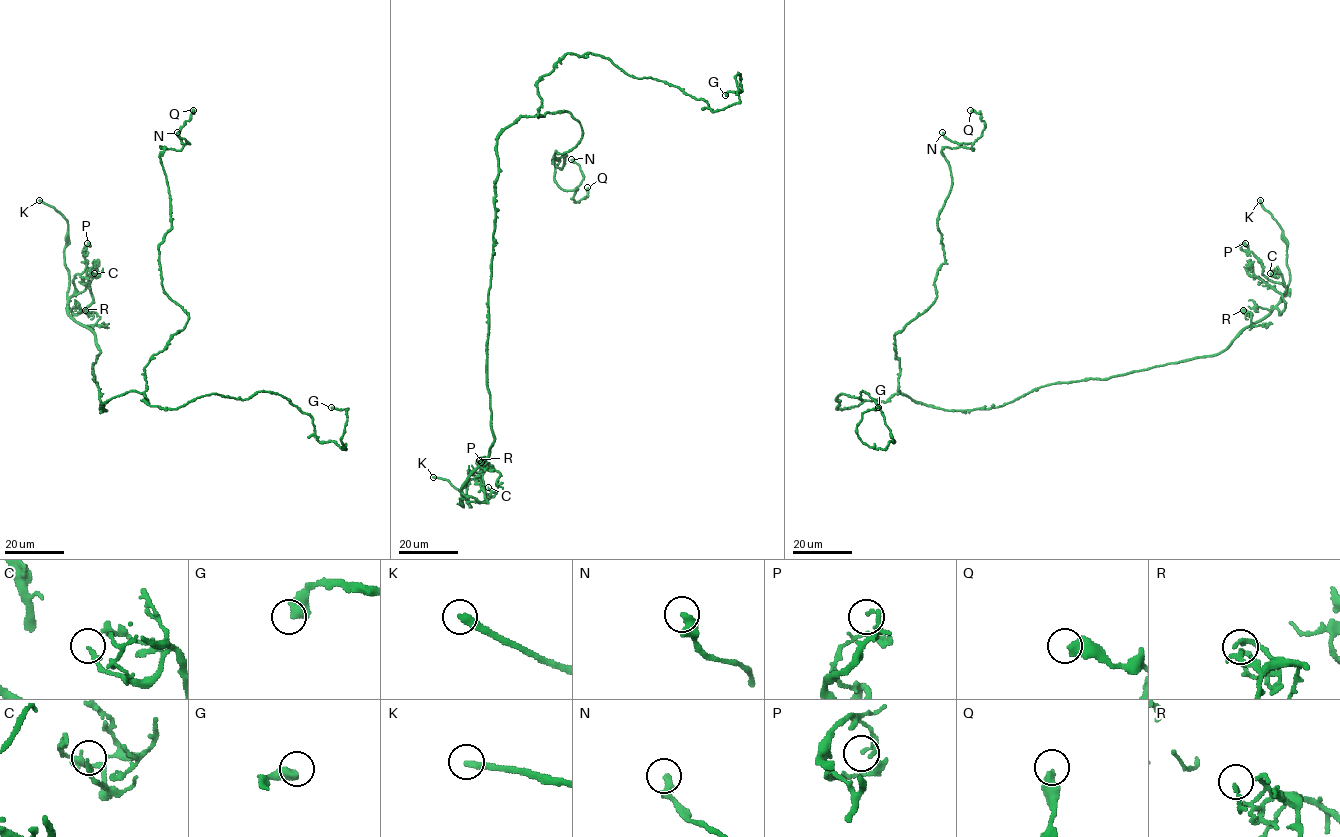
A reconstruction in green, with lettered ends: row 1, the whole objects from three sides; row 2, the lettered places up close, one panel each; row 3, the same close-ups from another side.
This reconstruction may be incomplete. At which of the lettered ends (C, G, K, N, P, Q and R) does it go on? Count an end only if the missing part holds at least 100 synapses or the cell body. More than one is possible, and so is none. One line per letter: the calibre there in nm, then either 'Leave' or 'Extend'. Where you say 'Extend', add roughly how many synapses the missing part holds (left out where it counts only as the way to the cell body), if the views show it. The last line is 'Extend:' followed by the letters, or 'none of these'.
C: Thickness 100 nm. Leave
G: Thickness 500 nm. Leave
K: Thickness 280 nm. Extend
N: Thickness 360 nm. Leave
P: Thickness 160 nm. Leave
Q: Thickness 480 nm. Leave
R: Thickness 200 nm. Leave
Extend: K

